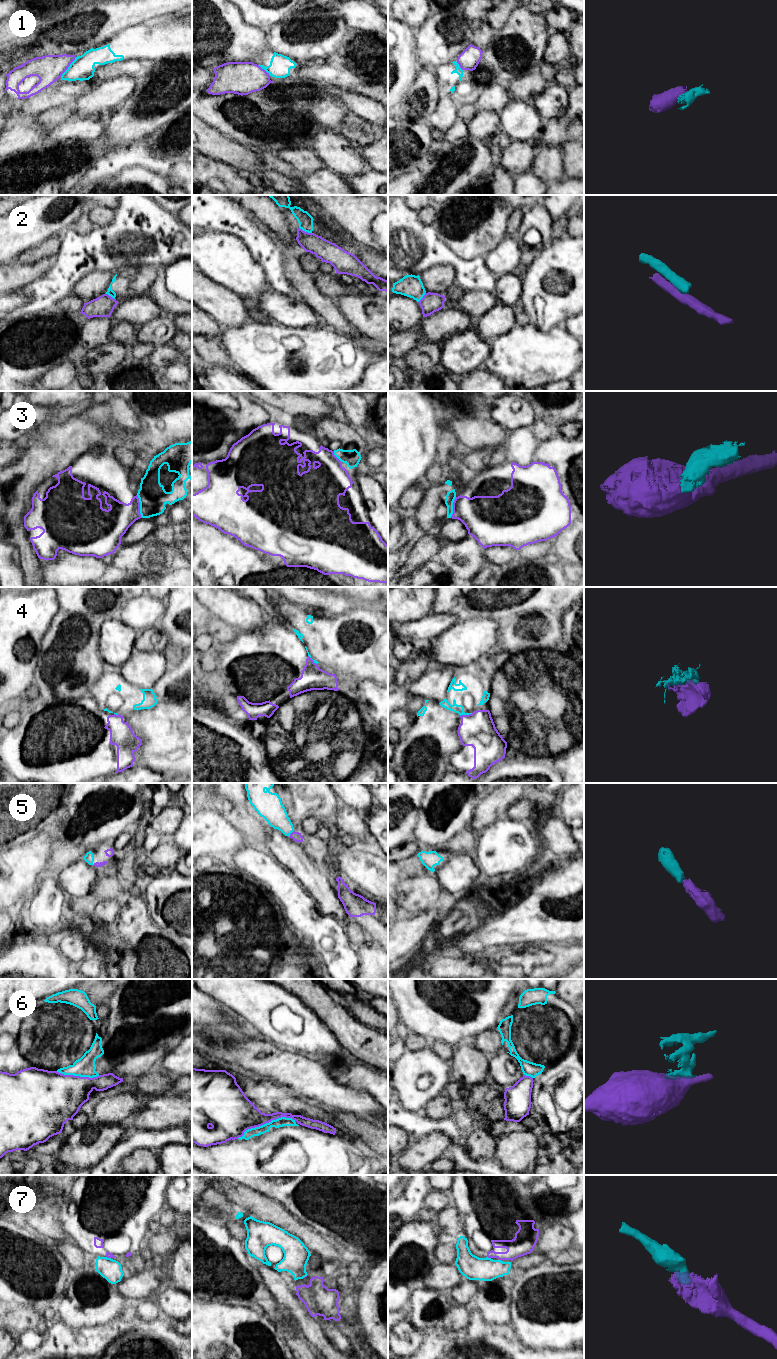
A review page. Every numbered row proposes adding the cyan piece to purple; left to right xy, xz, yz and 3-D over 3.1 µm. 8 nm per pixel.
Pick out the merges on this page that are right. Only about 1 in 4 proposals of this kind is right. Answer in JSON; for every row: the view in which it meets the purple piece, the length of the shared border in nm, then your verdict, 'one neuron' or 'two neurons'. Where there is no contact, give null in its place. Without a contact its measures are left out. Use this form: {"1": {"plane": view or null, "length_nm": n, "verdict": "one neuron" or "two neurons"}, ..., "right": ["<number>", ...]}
{"1": {"plane": "xy", "length_nm": 200, "verdict": "two neurons"}, "2": {"plane": "xz", "length_nm": 120, "verdict": "two neurons"}, "3": {"plane": "xy", "length_nm": 190, "verdict": "two neurons"}, "4": {"plane": "yz", "length_nm": 110, "verdict": "two neurons"}, "5": {"plane": "xz", "length_nm": 50, "verdict": "one neuron"}, "6": {"plane": "xz", "length_nm": 500, "verdict": "two neurons"}, "7": {"plane": "yz", "length_nm": 40, "verdict": "two neurons"}, "right": ["5"]}

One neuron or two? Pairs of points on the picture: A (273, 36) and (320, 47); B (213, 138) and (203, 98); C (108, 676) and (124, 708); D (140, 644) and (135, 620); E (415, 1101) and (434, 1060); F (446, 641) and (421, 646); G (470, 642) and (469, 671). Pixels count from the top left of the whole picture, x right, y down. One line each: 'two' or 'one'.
A: one
B: two
C: one
D: two
E: one
F: two
G: two

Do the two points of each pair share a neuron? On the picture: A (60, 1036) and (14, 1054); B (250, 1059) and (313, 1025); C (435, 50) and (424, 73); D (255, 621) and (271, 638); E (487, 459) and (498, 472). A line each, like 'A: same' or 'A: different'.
A: same
B: different
C: different
D: different
E: different

